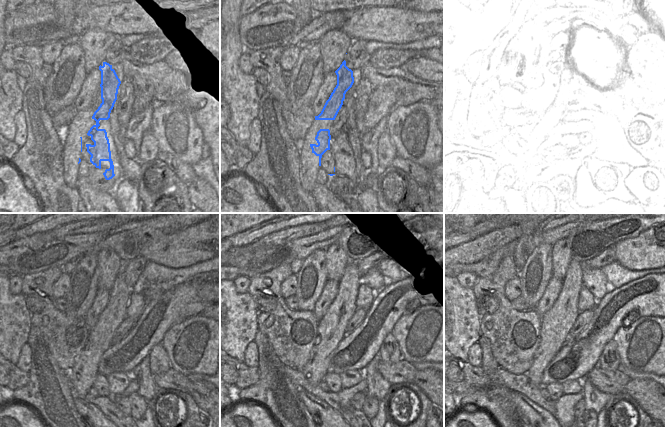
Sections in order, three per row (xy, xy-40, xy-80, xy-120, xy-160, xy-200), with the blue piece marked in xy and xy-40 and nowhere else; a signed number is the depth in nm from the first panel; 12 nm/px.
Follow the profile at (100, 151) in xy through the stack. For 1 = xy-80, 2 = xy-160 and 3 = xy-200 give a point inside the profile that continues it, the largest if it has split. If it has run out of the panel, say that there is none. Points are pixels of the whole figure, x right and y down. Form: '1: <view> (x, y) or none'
1: xy-80 (568, 74)
2: xy-160 (331, 327)
3: xy-200 (556, 324)

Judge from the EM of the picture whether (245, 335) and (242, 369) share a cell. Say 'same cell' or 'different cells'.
different cells

